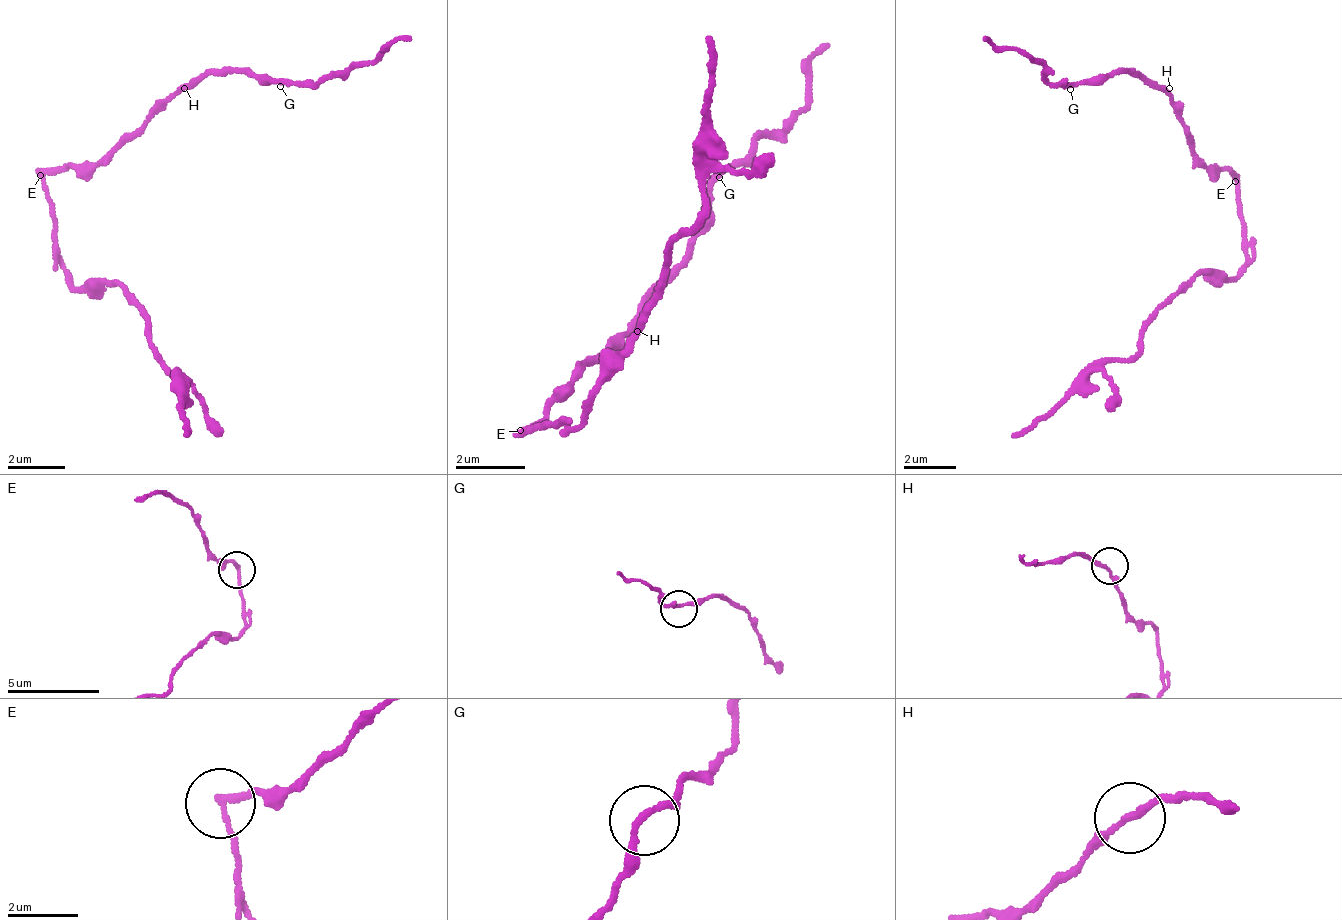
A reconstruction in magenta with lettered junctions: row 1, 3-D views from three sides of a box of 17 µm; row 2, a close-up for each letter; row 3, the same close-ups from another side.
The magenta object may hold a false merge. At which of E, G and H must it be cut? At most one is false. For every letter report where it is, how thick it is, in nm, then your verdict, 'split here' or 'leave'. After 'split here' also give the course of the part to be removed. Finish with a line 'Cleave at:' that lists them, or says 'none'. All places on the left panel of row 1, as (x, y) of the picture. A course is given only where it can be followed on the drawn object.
E: (40, 175) | 160 nm | split here | (38, 174), (66, 274), (126, 290), (146, 343), (174, 374), (182, 368), (185, 433)
G: (280, 86) | 170 nm | leave
H: (184, 88) | 180 nm | leave
Cleave at: E

